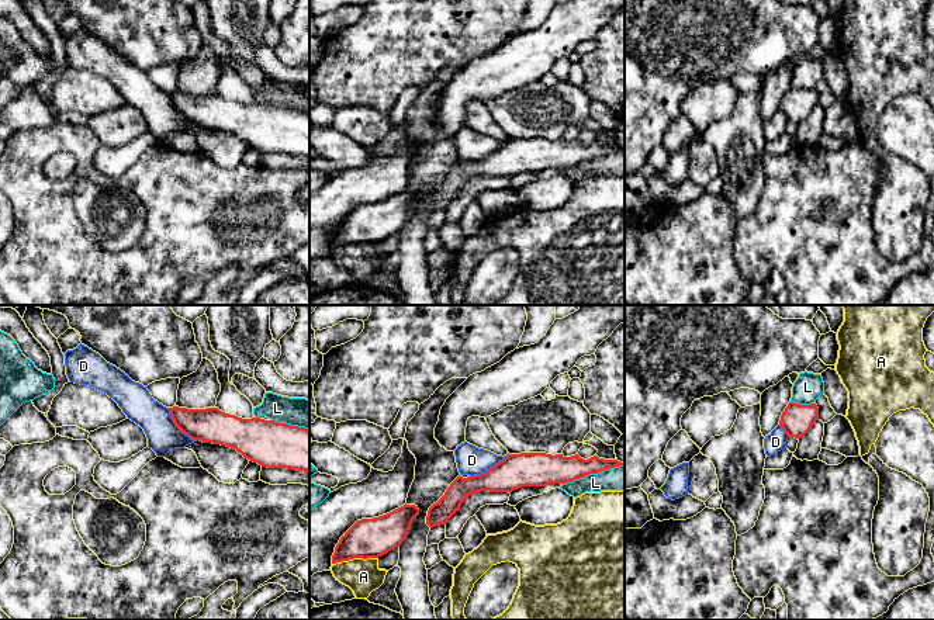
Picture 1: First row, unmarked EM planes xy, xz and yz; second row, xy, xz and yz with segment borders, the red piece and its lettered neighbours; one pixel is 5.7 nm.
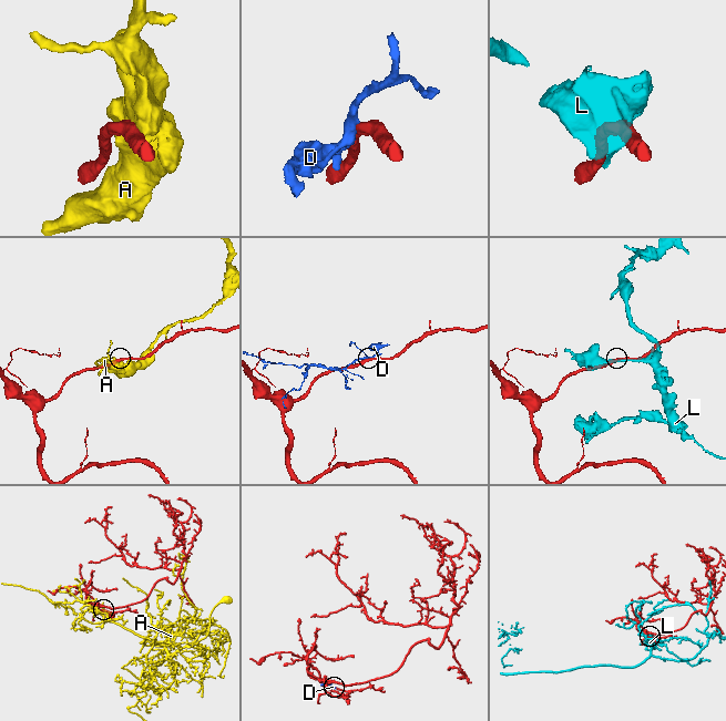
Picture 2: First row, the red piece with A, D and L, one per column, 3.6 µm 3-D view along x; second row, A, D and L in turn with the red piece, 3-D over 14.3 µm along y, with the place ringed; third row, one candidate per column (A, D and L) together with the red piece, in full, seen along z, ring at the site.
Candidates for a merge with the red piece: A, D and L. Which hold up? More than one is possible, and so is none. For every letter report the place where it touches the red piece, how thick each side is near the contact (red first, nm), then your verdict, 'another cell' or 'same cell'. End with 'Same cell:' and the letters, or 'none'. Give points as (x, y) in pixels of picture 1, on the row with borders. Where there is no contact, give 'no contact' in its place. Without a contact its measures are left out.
A: meets red in xz at (355, 557); 220 nm thick on the red side, 200 nm on the other; another cell
D: meets red in xz at (491, 467); 190 nm thick on the red side, 160 nm on the other; another cell
L: meets red in xz at (592, 473); 160 nm thick on the red side, 140 nm on the other; another cell
Same cell: none

